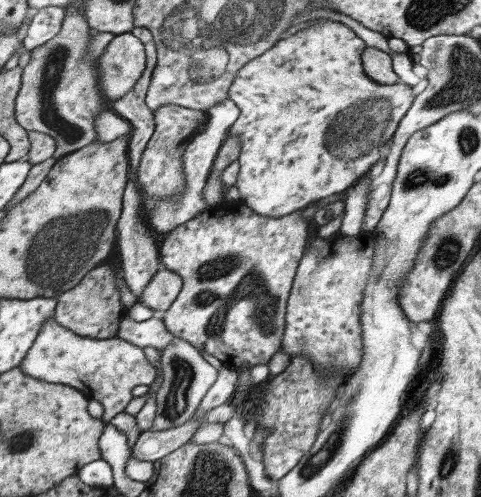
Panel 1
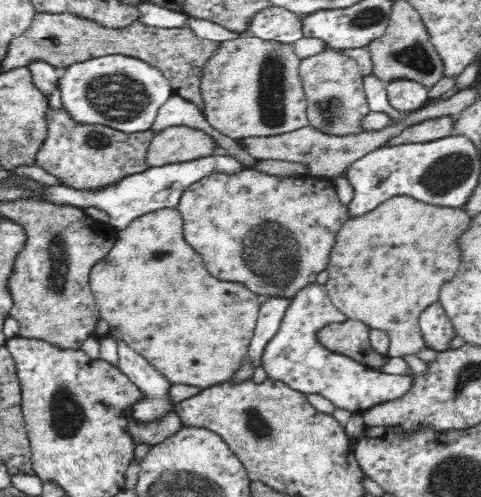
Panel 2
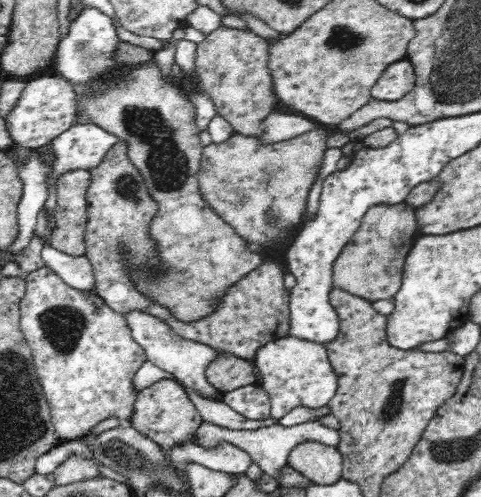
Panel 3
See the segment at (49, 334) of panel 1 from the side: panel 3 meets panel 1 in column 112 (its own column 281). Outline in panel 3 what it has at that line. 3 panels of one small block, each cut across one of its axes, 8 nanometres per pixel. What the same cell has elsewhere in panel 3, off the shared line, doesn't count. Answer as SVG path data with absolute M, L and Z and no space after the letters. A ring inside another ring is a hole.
M296 336L278 338L256 352L254 364L258 366L262 376L260 386L270 394L272 418L276 420L282 420L284 414L298 406L304 406L312 412L316 408L324 408L338 392L338 374L330 364L328 350L324 344L308 342Z

